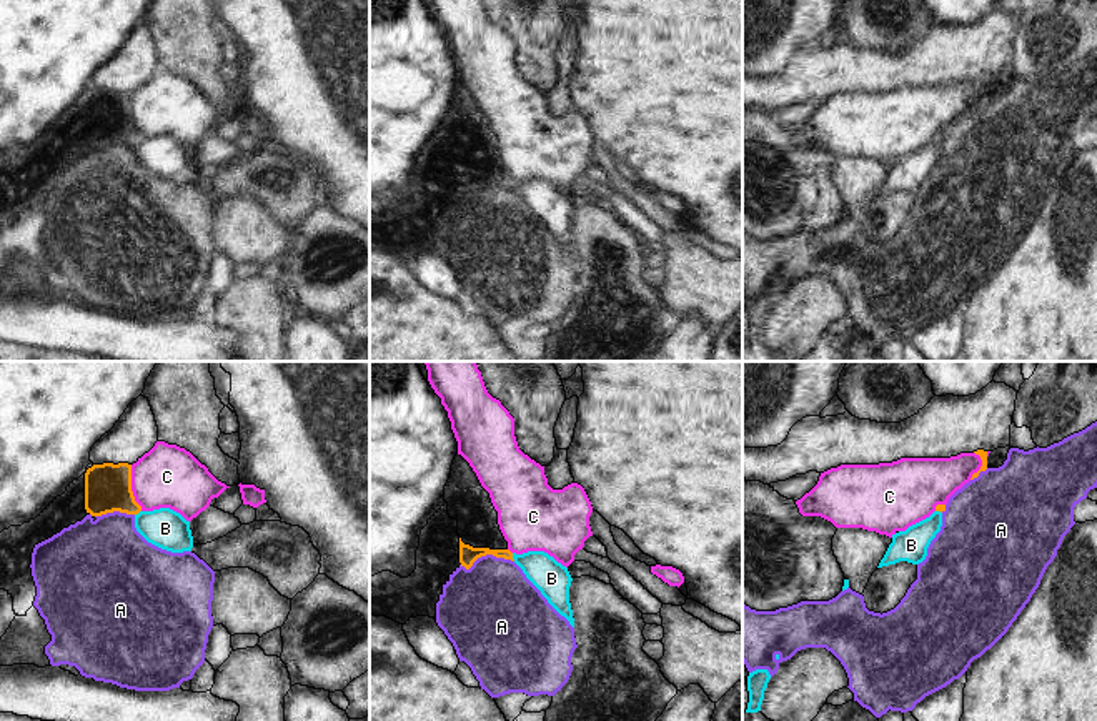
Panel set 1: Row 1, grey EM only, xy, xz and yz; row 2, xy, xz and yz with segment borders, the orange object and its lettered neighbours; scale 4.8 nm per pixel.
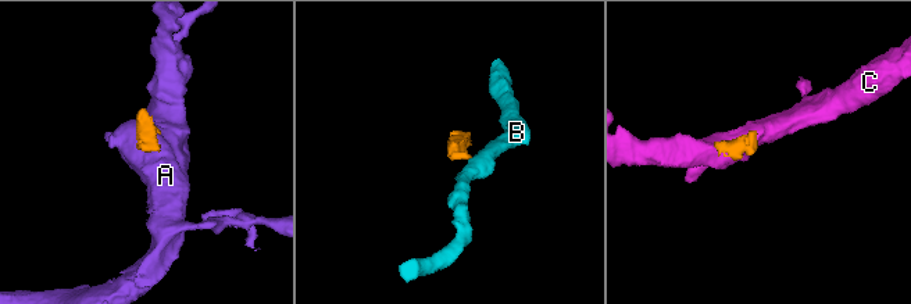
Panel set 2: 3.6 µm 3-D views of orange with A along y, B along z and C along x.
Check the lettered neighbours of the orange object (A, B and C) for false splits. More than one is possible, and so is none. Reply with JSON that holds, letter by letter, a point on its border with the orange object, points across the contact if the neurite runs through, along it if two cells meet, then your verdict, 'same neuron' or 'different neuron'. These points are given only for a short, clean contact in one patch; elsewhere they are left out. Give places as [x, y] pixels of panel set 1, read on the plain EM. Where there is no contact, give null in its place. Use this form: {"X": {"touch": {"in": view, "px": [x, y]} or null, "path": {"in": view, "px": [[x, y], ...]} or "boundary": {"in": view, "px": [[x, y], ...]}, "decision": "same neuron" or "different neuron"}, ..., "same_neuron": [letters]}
{"A": {"touch": {"in": "xz", "px": [486, 180]}, "path": {"in": "xz", "px": [[468, 182], [486, 180], [491, 232]]}, "decision": "same neuron"}, "B": {"touch": {"in": "xz", "px": [511, 183]}, "boundary": {"in": "xz", "px": [[511, 180], [515, 187]]}, "decision": "different neuron"}, "C": {"touch": {"in": "xy", "px": [130, 115]}, "decision": "different neuron"}, "same_neuron": ["A"]}

